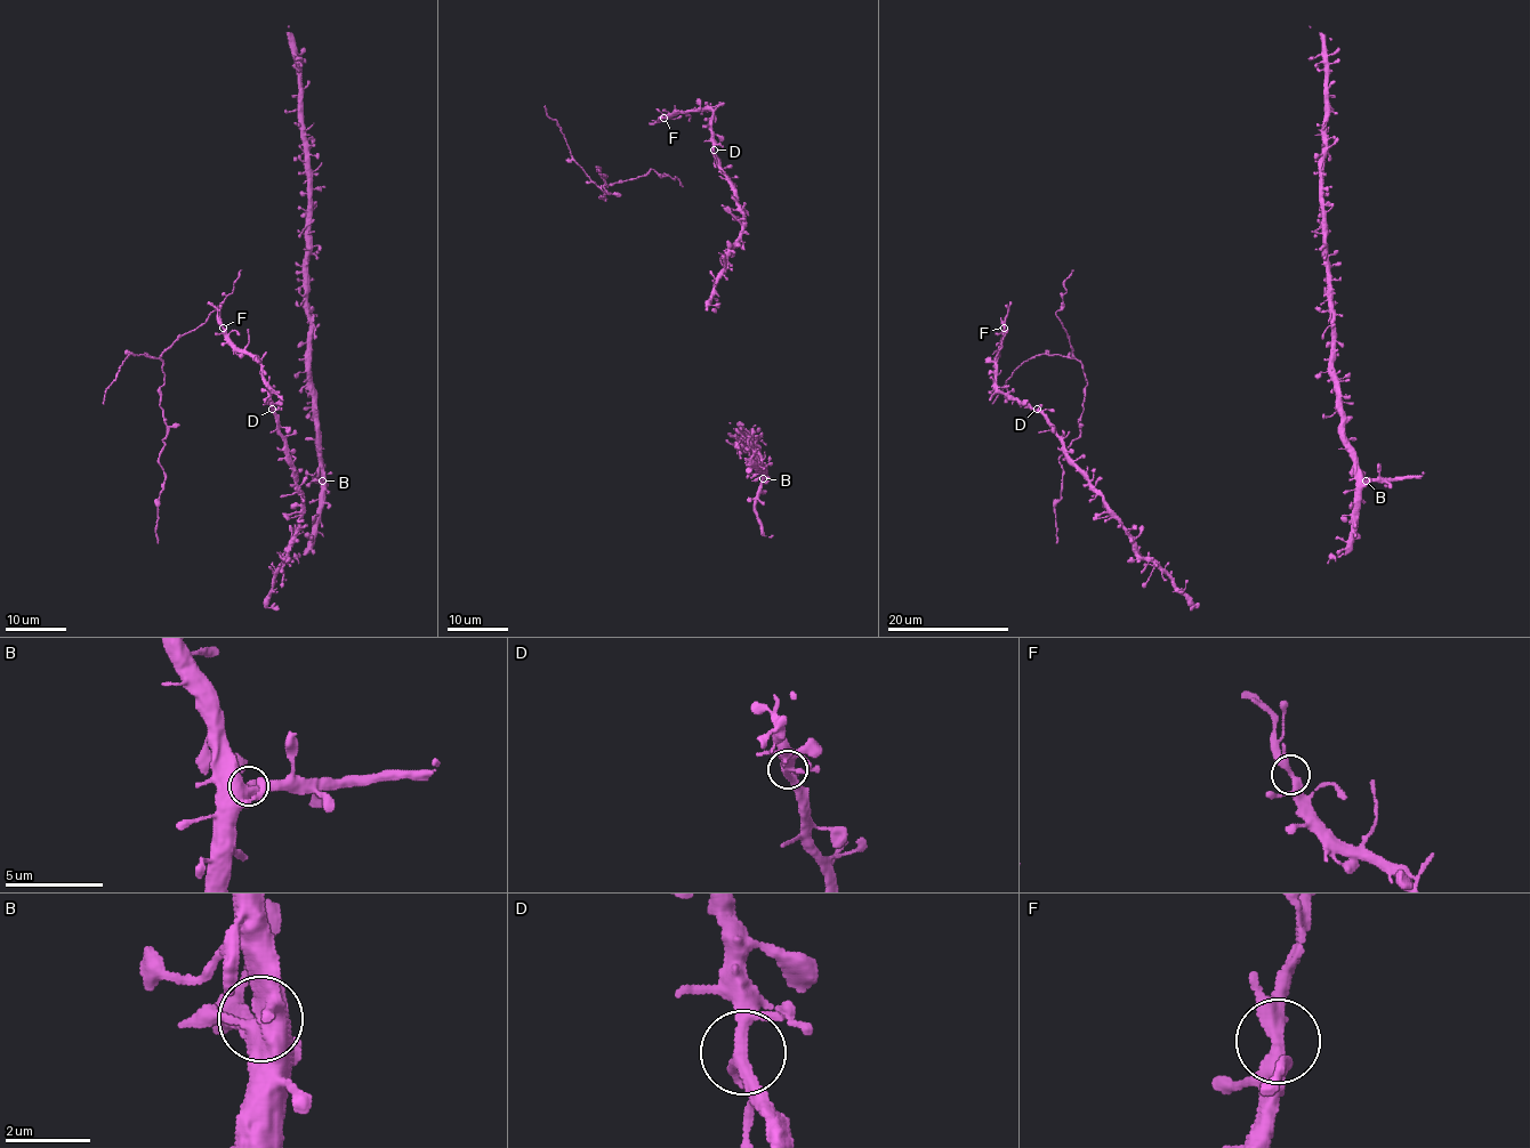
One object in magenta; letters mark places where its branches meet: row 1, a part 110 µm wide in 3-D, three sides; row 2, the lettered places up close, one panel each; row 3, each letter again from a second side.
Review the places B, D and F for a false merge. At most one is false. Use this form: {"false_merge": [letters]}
{"false_merge": []}

